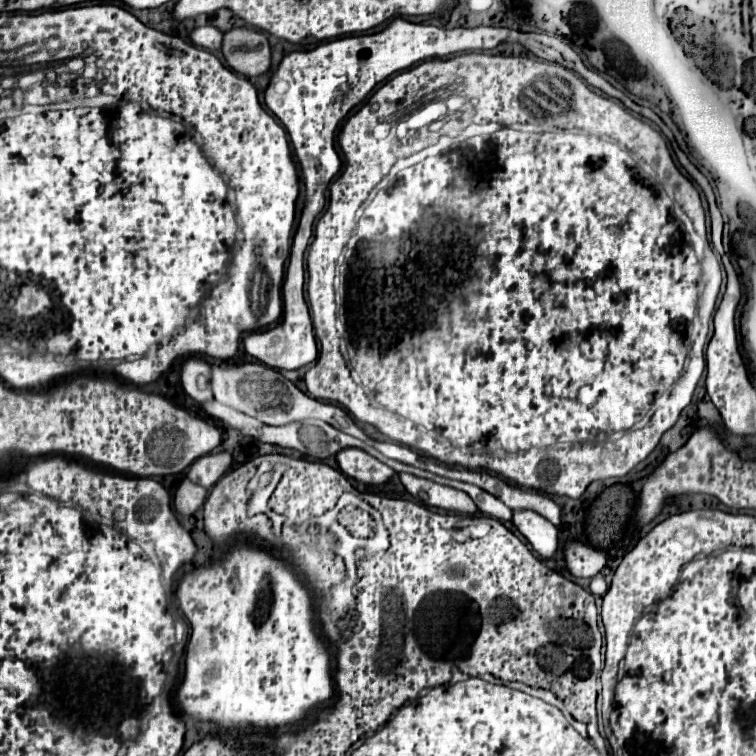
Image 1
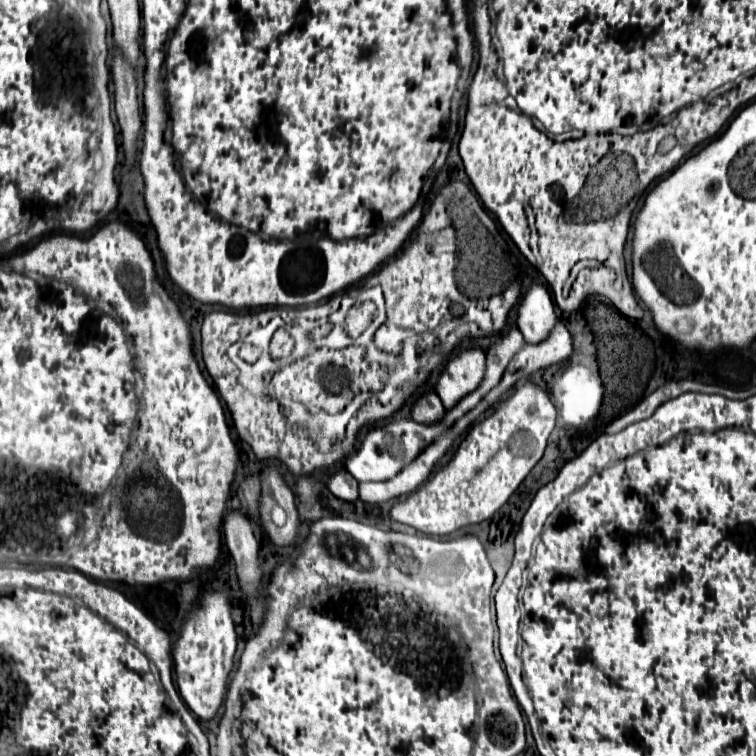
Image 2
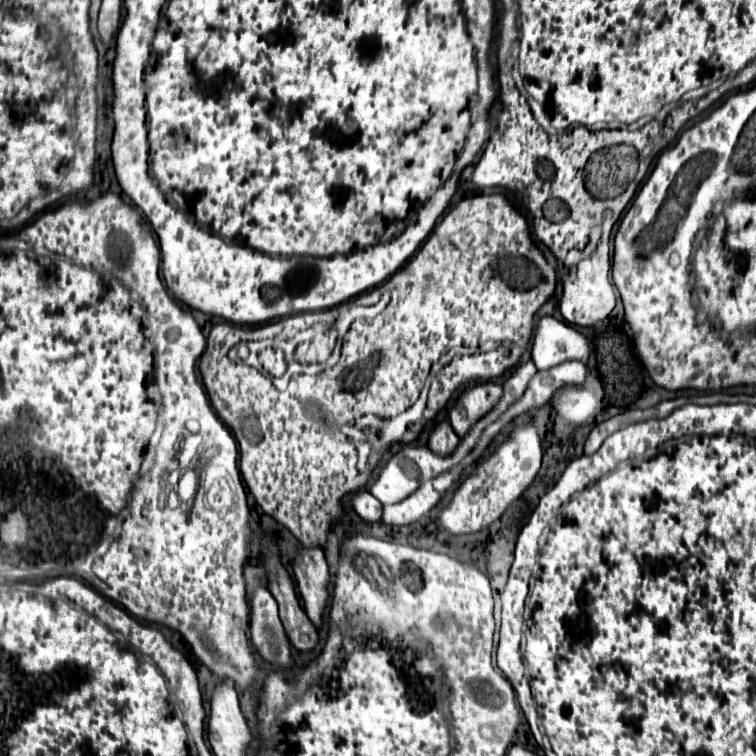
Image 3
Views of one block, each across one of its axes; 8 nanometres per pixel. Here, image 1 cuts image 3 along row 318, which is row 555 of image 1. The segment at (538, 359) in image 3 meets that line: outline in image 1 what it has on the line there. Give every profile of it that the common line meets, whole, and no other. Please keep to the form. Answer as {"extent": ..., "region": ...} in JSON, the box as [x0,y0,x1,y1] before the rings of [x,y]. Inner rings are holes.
{"extent":[514,510,560,558],"region":[[[522,510],[522,512],[514,512],[514,526],[542,558],[556,556],[560,548],[560,540],[558,540],[558,528],[554,524],[548,524],[548,520],[544,520],[536,512]]]}

